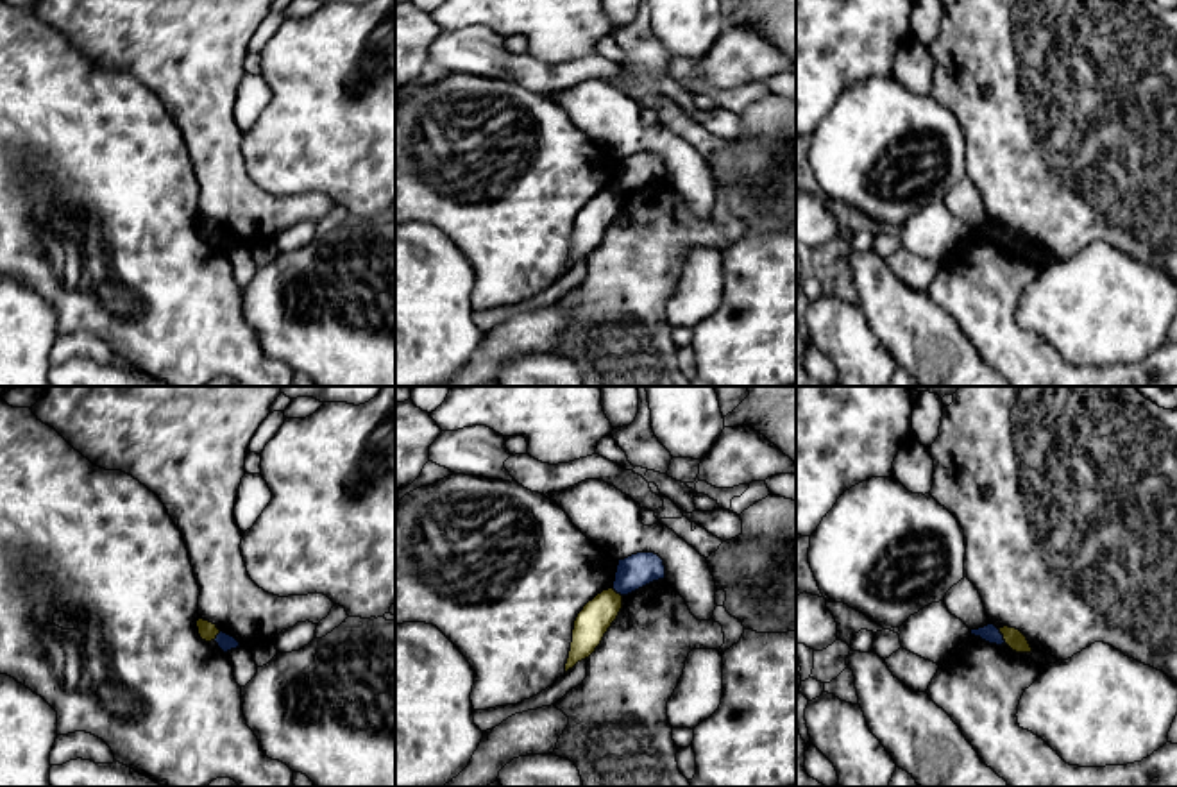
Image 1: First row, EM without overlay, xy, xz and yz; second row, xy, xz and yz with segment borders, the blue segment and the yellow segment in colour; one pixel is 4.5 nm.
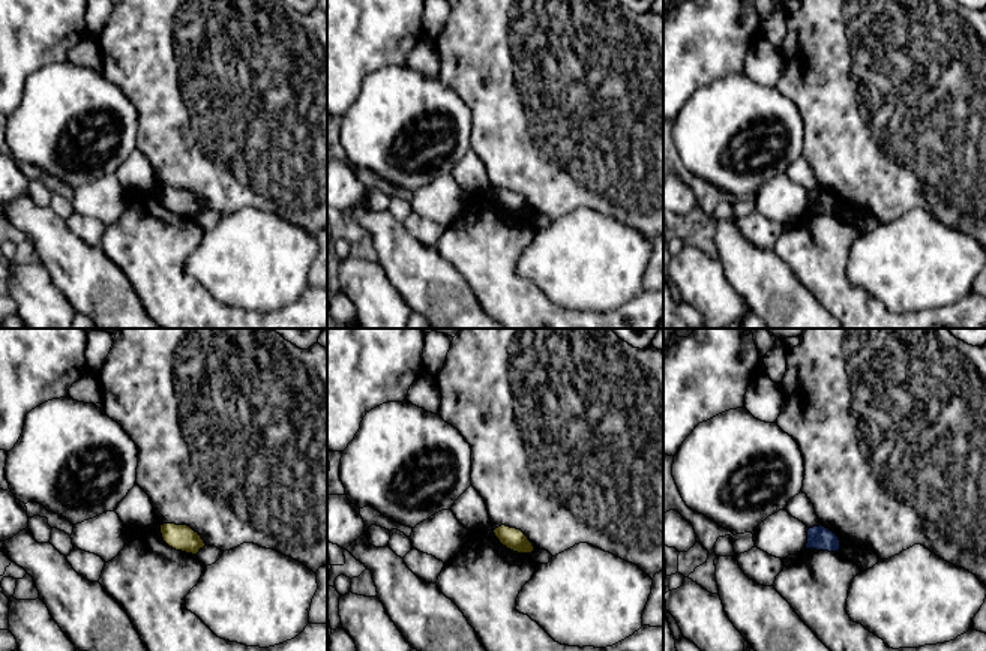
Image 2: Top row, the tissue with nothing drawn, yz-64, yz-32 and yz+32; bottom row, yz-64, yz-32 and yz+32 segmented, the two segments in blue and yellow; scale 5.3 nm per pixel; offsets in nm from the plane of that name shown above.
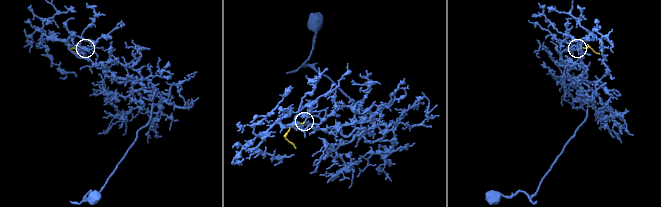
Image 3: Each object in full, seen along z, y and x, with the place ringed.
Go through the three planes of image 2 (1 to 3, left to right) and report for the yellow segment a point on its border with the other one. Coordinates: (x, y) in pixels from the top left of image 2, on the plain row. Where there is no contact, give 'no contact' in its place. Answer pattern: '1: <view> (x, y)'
1: no contact
2: no contact
3: no contact

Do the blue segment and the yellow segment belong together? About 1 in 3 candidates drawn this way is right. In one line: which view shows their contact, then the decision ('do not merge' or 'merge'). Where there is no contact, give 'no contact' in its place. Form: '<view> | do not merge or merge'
yz | do not merge

